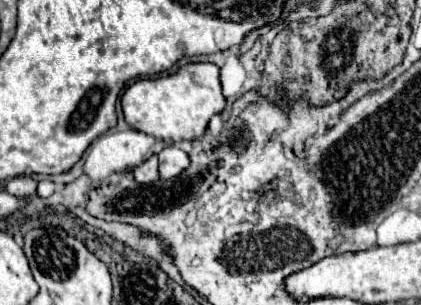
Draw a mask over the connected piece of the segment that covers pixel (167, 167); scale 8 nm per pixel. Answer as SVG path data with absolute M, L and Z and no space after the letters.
M166 146L158 154L158 160L160 160L160 178L162 180L170 180L170 178L178 176L190 164L188 154L176 146Z

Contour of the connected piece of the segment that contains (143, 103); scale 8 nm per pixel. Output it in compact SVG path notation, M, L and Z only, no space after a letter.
M192 62L170 76L142 78L126 88L122 94L124 120L154 138L168 142L196 140L204 134L210 118L224 110L224 96L220 86L220 68L212 62Z

